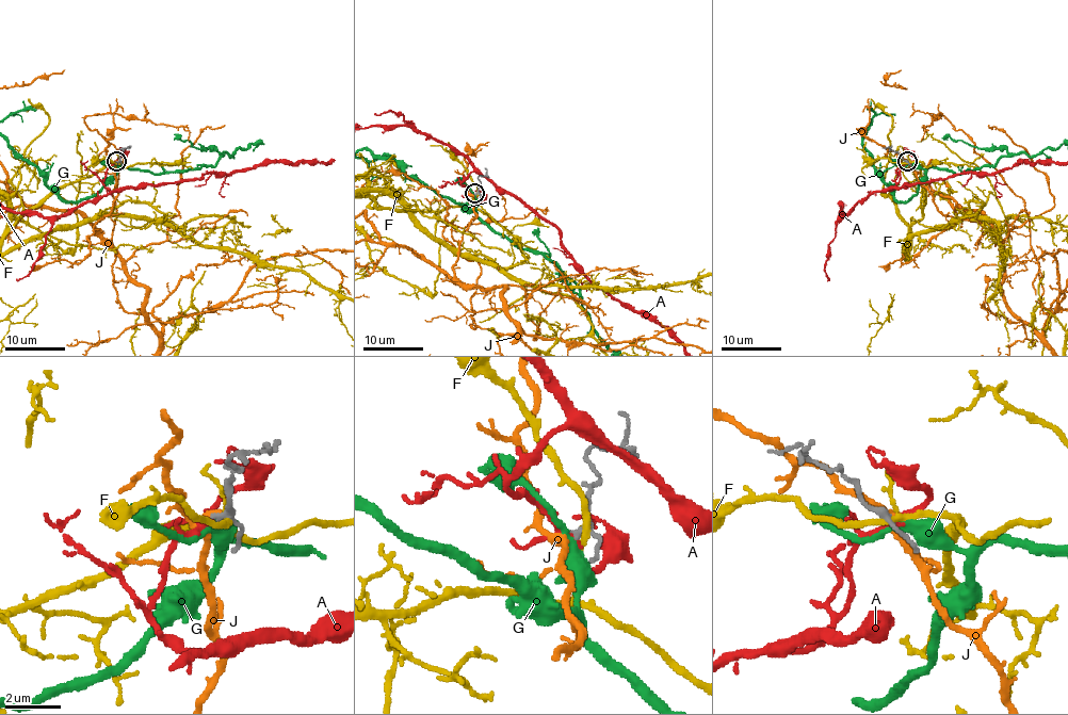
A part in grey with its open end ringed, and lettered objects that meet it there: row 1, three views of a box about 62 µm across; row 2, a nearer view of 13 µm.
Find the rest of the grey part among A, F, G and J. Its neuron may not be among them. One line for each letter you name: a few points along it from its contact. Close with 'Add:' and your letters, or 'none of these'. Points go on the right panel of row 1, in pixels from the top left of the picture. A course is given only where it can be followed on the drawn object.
Add: none of these

